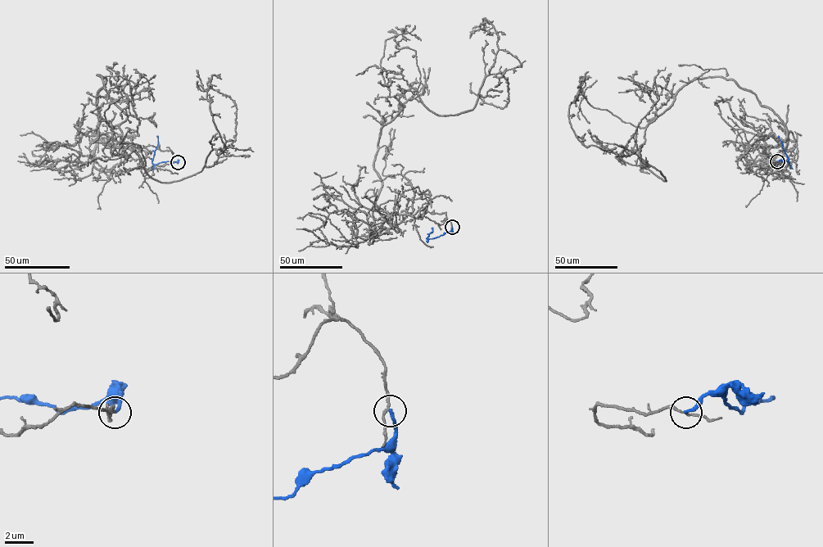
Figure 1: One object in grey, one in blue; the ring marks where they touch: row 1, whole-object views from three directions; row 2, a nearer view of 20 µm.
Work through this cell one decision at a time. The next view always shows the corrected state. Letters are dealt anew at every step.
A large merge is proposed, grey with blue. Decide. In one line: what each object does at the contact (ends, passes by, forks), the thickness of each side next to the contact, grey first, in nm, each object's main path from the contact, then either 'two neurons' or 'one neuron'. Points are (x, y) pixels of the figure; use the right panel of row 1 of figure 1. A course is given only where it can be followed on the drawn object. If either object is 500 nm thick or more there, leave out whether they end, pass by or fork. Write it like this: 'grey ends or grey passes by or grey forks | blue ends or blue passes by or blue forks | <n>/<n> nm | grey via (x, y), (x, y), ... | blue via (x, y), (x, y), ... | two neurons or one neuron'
grey passes by | blue ends | 150/240 nm | grey via (778, 161), (785, 124), (720, 77), (645, 128), (666, 181), (585, 146), (568, 112), (585, 75) | blue via (778, 161), (789, 162), (778, 136) | two neurons

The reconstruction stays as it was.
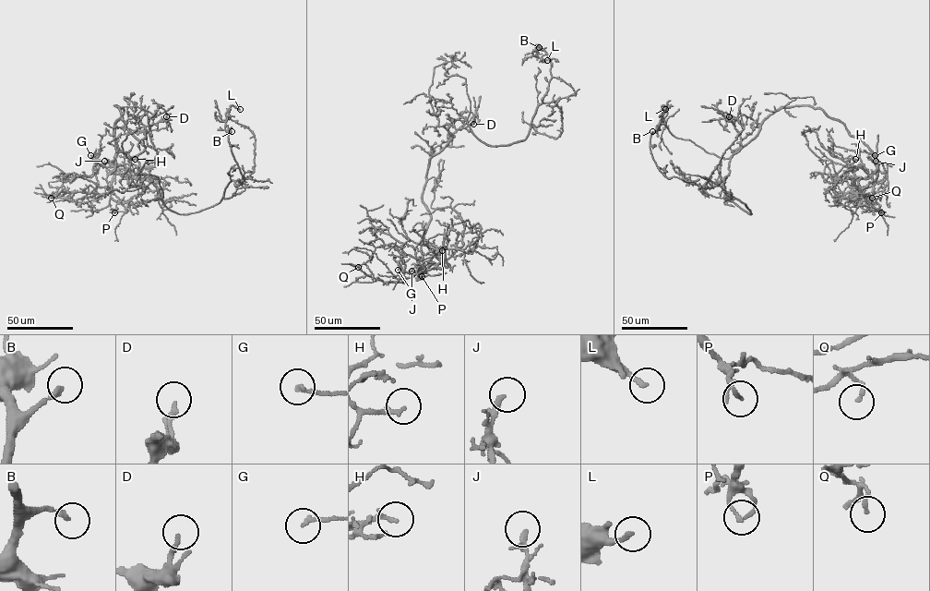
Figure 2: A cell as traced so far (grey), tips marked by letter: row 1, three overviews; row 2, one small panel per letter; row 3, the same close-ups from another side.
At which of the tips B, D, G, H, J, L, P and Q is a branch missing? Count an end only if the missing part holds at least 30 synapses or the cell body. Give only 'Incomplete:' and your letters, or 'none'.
Incomplete: B

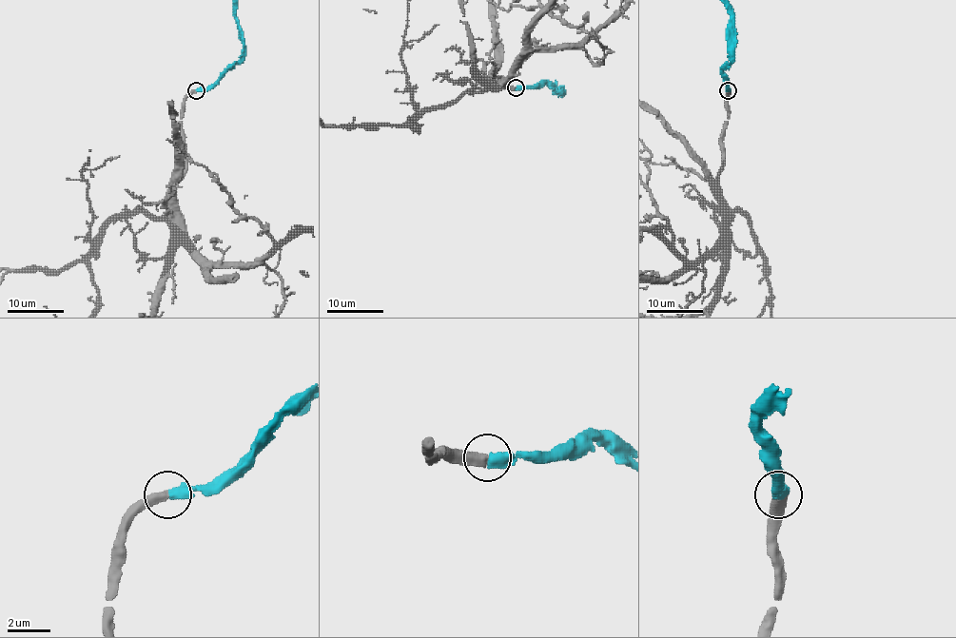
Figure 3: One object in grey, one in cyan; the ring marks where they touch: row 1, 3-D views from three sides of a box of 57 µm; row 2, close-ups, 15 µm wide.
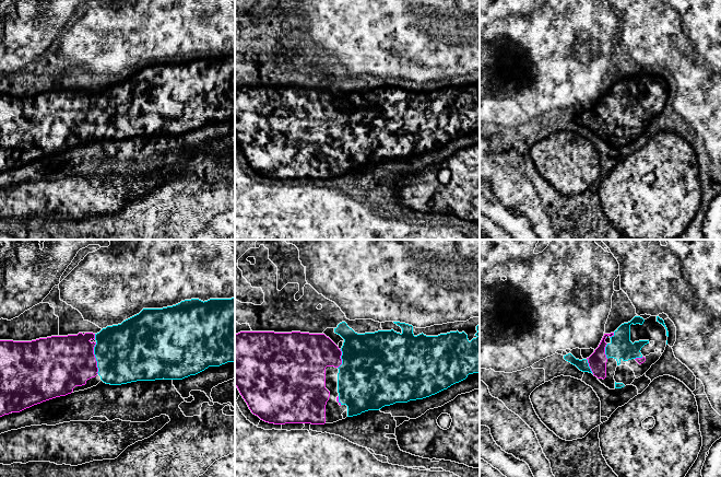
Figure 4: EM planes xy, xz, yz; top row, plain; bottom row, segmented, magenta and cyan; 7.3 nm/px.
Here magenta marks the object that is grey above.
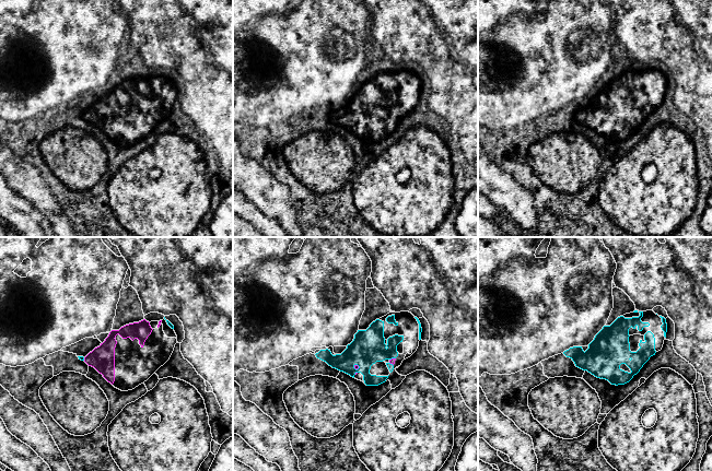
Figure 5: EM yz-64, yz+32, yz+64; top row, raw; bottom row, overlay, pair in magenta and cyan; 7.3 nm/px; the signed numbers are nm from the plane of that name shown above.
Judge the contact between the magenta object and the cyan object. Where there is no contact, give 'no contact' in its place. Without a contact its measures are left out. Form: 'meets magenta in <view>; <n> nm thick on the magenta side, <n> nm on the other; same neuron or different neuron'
meets magenta in xy; 400 nm thick on the magenta side, 440 nm on the other; same neuron

